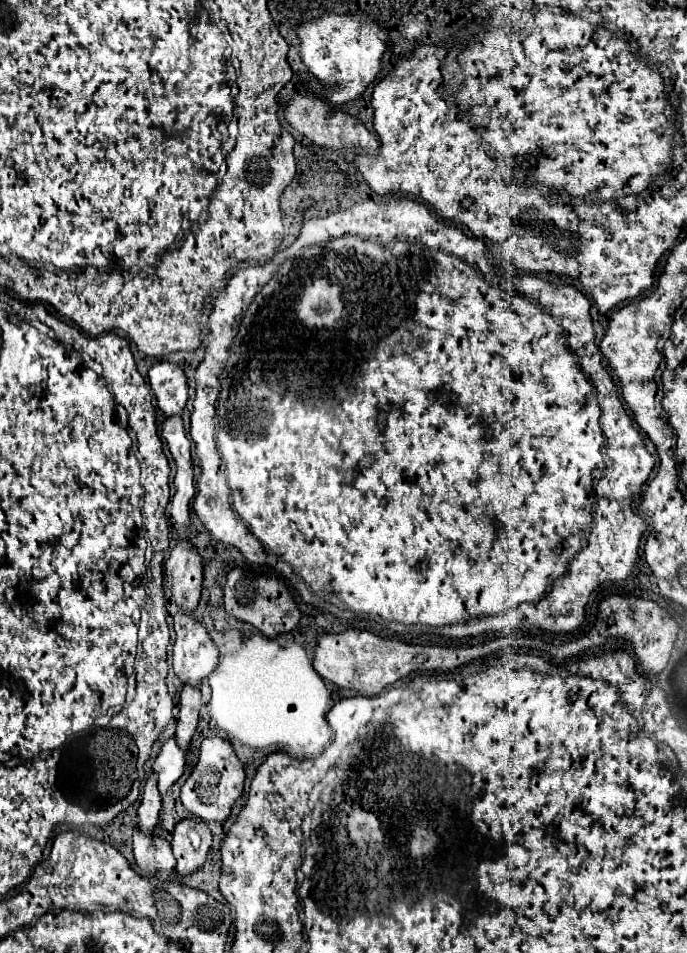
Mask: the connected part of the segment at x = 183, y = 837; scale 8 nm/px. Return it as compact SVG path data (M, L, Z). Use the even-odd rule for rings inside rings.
M184 818L174 826L174 856L176 856L176 872L180 876L192 874L206 862L208 850L212 846L212 832L204 820Z

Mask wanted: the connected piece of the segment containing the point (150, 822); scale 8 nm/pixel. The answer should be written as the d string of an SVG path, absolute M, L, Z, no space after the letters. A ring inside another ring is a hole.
M152 772L146 780L144 792L142 792L142 802L138 808L138 818L140 818L140 830L144 834L150 834L152 828L158 822L158 814L162 808L162 796L158 792L158 776Z

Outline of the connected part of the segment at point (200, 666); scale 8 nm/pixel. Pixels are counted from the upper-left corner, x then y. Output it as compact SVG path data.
M190 614L174 616L176 640L172 648L172 666L182 682L198 686L218 664L218 648L212 642L206 626Z

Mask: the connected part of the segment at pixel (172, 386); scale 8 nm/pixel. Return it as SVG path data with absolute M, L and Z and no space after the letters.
M158 362L148 370L148 384L156 396L158 408L170 416L180 414L188 400L188 378L182 368L172 362Z

